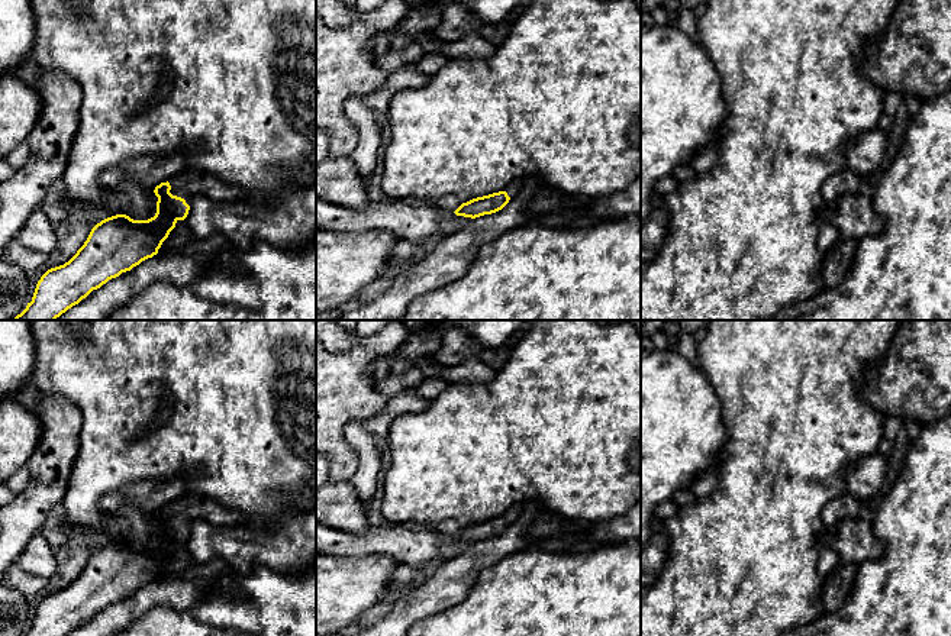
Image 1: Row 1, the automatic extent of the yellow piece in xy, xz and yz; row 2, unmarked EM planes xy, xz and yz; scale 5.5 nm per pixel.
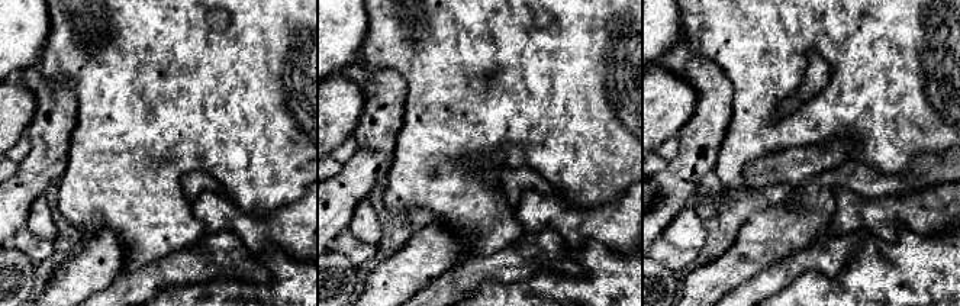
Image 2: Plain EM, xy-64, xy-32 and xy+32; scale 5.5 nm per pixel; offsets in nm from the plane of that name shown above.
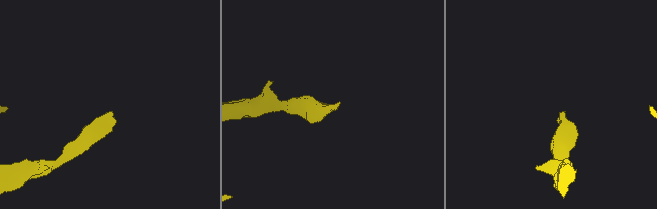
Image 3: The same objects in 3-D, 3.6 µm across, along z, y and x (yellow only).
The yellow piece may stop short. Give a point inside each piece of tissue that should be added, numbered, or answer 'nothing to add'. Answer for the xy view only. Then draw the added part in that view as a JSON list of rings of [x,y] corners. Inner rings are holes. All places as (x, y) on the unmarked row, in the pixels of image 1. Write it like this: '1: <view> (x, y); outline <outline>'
1: xy (187, 507); outline [[[188,494],[175,498],[170,506],[173,520],[181,522],[190,530],[196,519],[206,520],[216,527],[246,524],[244,514],[231,511],[203,494]]]

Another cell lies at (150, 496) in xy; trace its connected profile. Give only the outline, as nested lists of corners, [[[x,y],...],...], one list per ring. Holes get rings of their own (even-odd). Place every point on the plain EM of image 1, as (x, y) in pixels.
[[[173,475],[165,480],[142,480],[101,497],[100,509],[106,513],[112,513],[122,507],[135,507],[154,513],[161,507],[170,506],[186,493],[187,480],[181,475]]]

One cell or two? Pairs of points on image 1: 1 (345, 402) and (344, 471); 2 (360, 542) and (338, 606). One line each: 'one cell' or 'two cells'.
1: one cell
2: two cells

